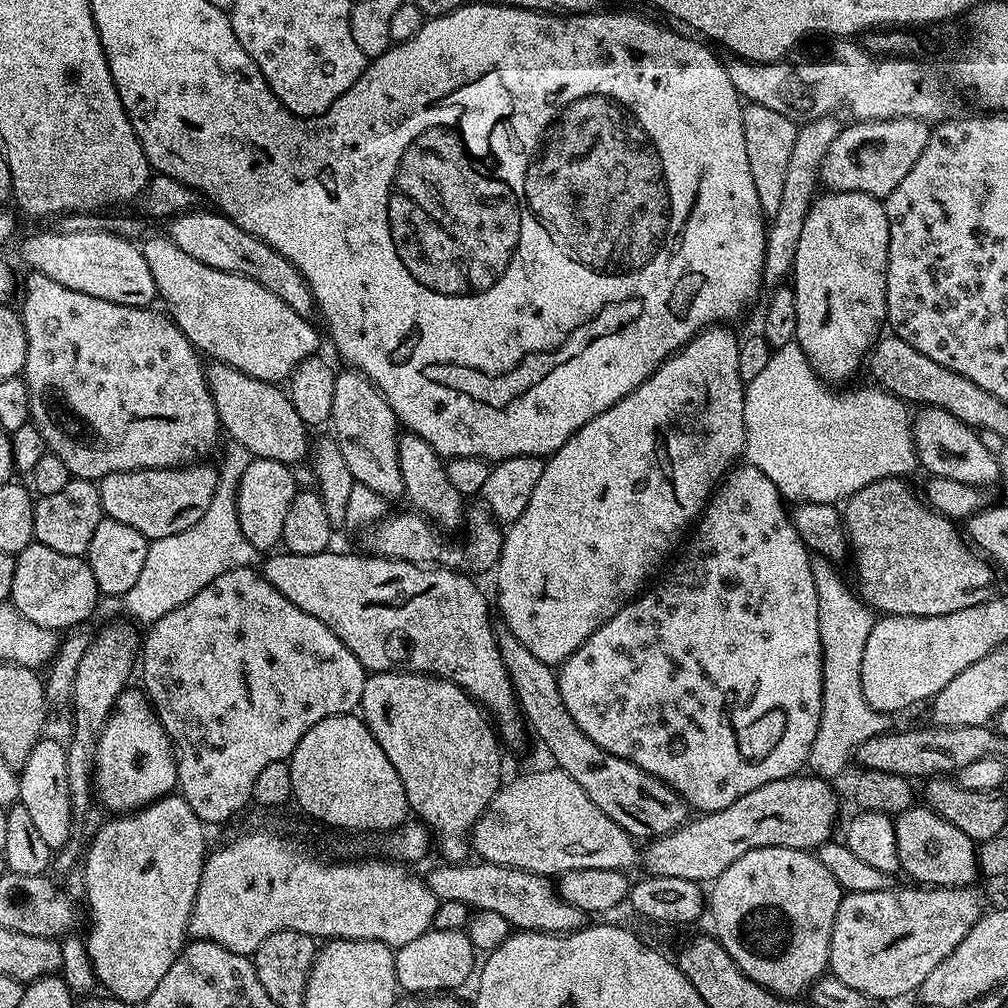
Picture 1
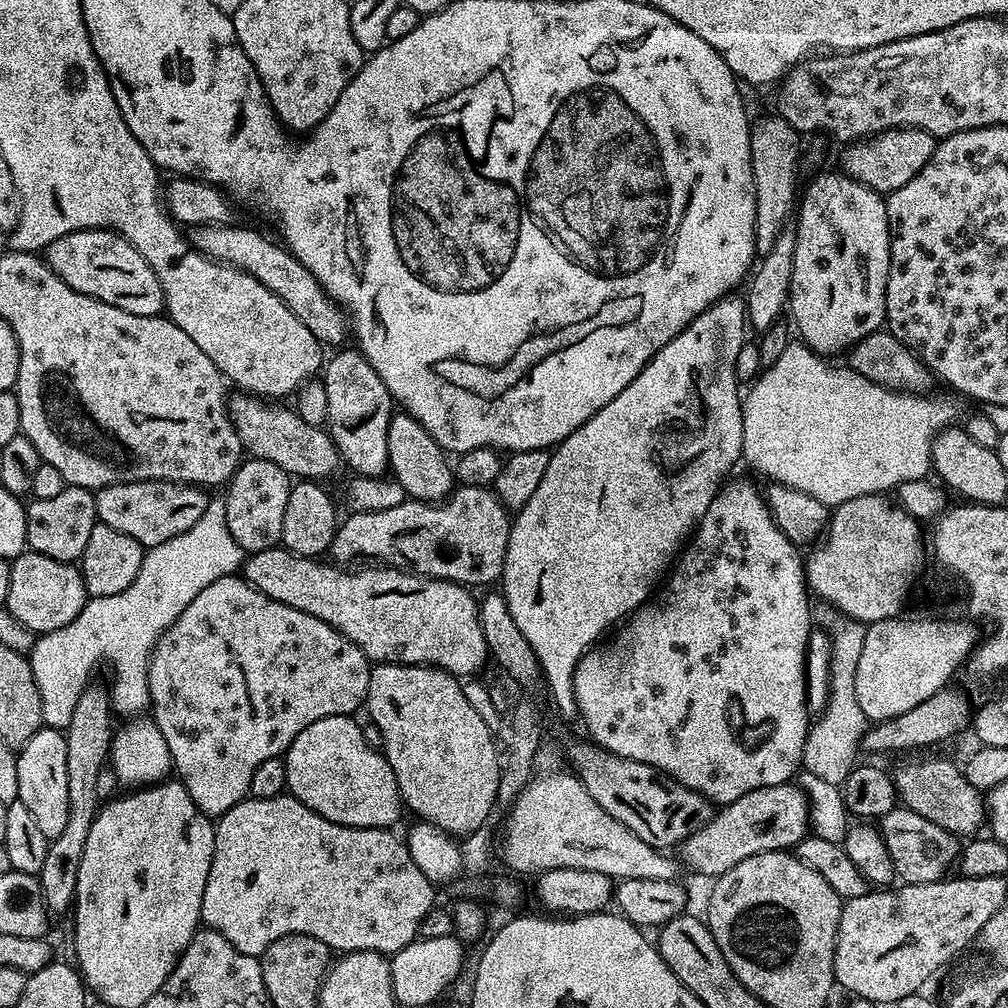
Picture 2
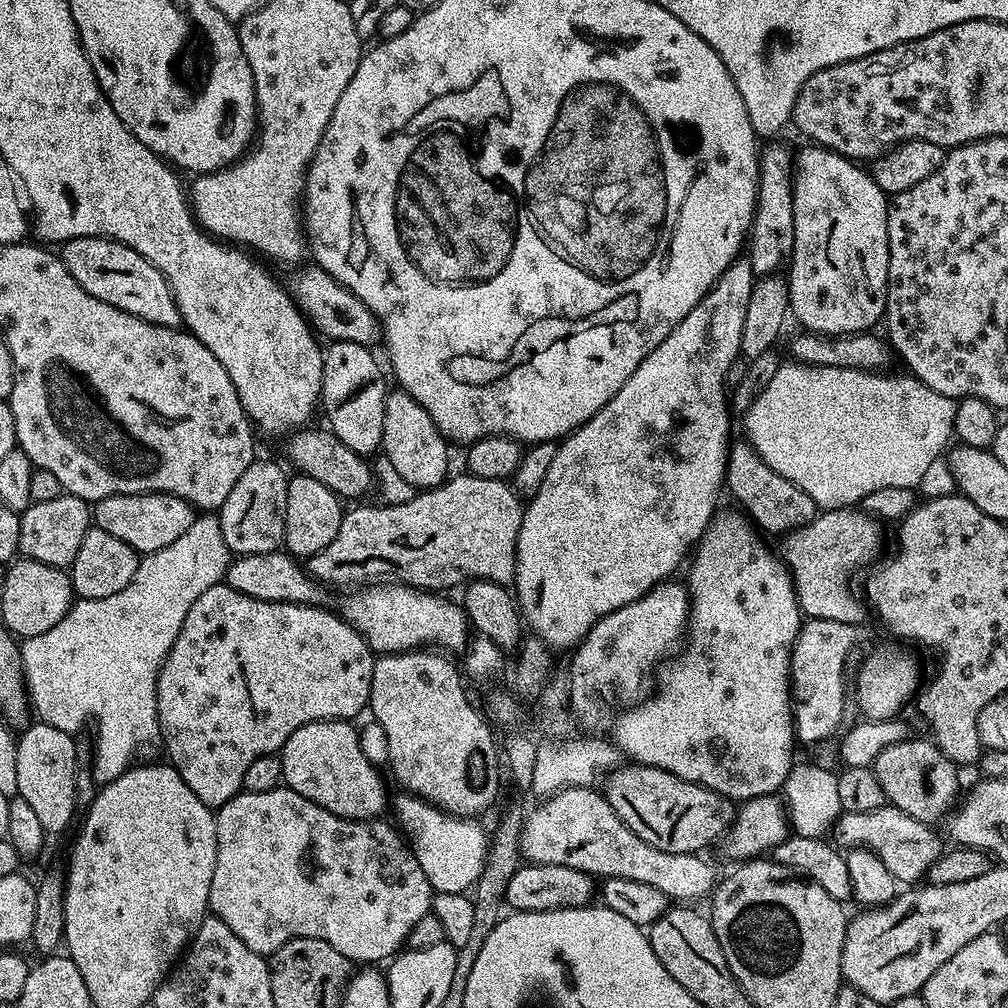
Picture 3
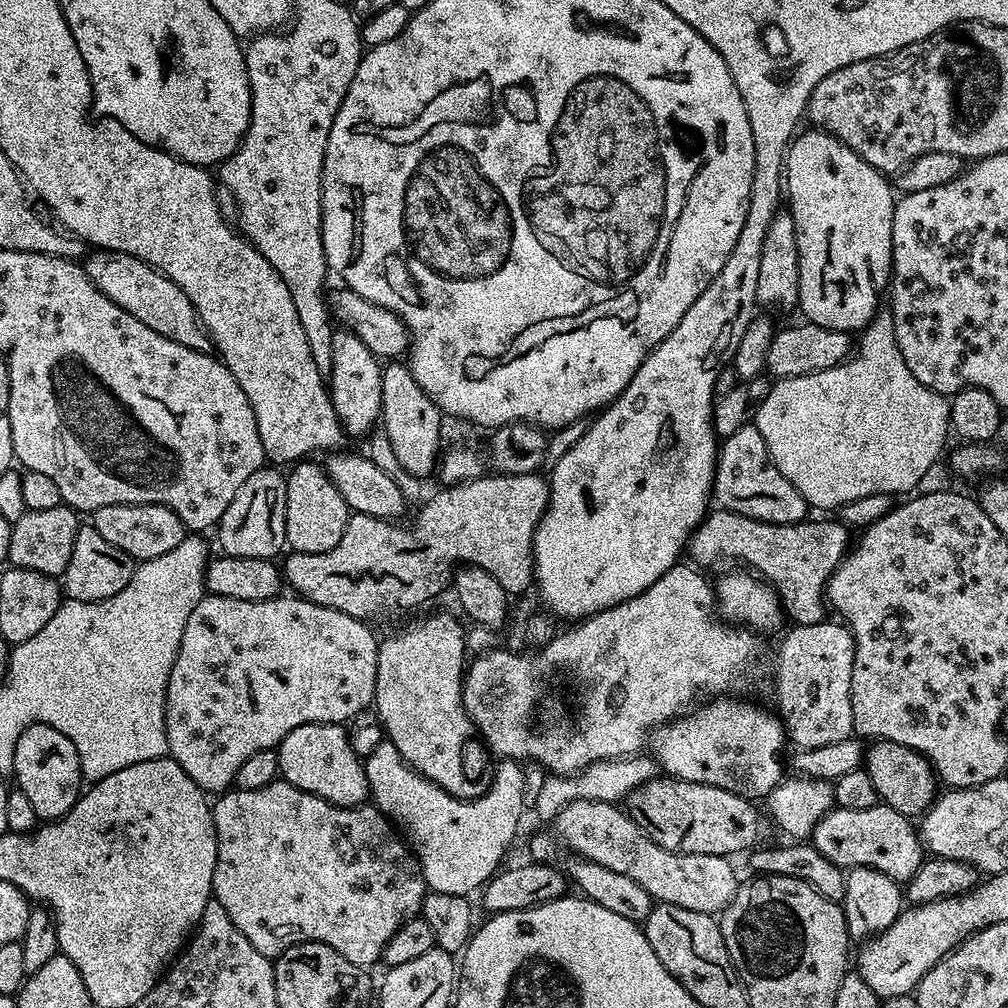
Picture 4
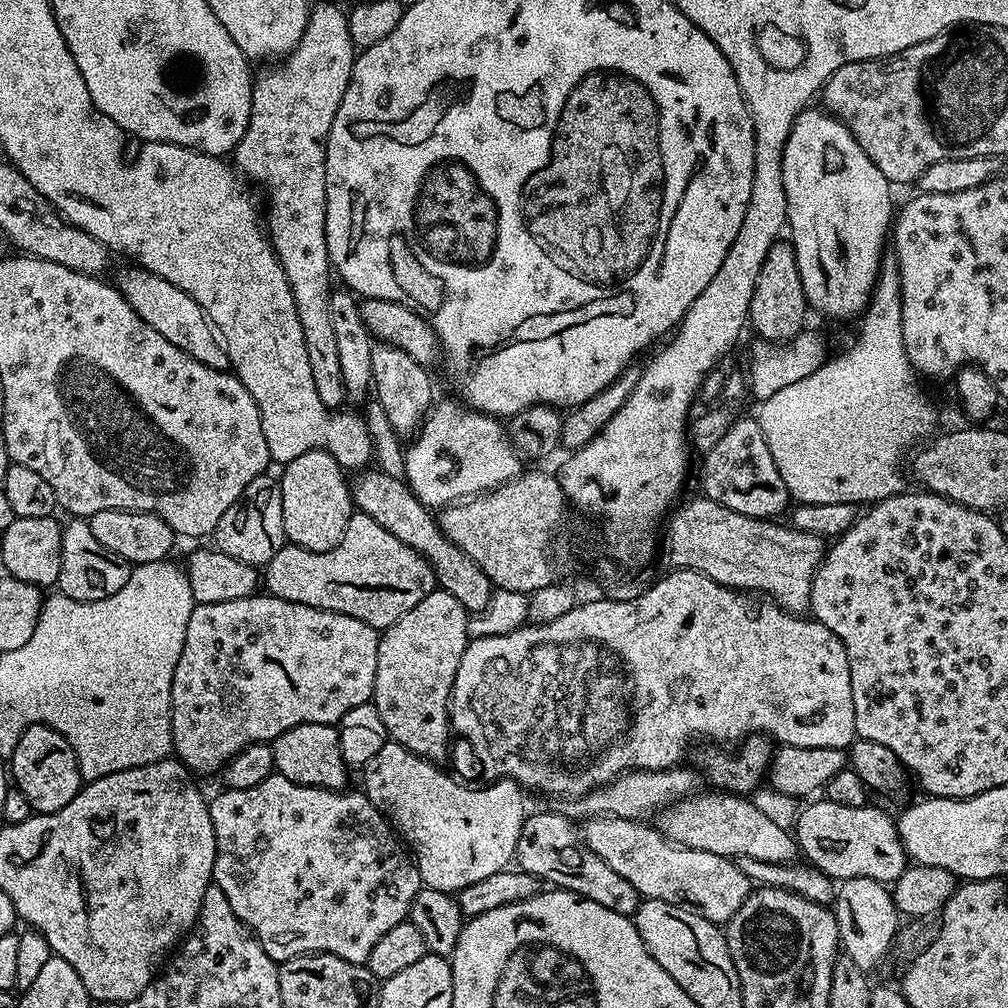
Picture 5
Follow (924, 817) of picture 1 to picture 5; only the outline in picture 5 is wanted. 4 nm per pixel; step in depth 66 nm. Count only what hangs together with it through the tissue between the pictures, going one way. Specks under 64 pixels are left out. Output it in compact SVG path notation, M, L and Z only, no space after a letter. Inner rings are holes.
M816 798L799 809L794 835L803 859L839 882L850 878L874 878L891 885L905 868L910 857L900 841L896 820L873 806L838 806L826 798Z

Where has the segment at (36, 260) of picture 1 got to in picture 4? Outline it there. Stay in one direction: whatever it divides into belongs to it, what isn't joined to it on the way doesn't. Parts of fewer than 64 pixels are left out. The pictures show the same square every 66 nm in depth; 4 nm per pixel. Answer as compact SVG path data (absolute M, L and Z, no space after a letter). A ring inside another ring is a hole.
M92 250L87 253L82 267L88 276L88 281L98 290L102 290L102 294L106 294L110 302L134 314L134 318L138 318L138 322L142 322L145 326L150 326L150 330L158 330L162 338L182 342L182 346L190 346L190 350L207 353L213 351L212 340L208 336L208 331L200 323L190 298L186 298L186 294L182 294L177 284L170 282L170 278L166 278L146 261L125 252Z

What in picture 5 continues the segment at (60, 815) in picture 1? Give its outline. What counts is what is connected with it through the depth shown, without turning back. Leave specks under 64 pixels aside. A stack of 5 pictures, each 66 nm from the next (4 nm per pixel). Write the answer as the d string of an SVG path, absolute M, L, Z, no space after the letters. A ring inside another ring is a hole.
M31 724L29 728L24 729L16 743L14 754L10 757L10 776L15 787L20 788L22 794L26 794L33 813L36 814L62 810L62 806L66 806L70 798L74 798L74 794L78 794L82 787L80 767L72 749L71 739L62 732L55 732L48 724Z

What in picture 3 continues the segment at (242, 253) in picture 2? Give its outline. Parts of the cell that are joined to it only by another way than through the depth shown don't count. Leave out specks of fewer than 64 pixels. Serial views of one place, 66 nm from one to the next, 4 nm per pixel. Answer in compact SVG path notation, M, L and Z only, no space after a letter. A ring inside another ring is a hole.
M319 265L309 266L311 267L293 271L296 273L286 280L288 295L303 312L304 319L325 341L341 340L369 346L376 346L376 343L379 345L382 340L380 322L366 306L366 302L362 302L362 298L358 298L346 286L339 284L330 274L326 274L326 270L322 270Z

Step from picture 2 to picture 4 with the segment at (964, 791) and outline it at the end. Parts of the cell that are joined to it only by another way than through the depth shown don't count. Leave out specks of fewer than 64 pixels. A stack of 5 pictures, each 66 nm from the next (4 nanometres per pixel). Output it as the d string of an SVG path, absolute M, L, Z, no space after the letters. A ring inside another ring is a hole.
M877 739L871 744L865 749L864 769L874 783L877 797L903 816L916 818L923 815L938 795L938 778L932 765L919 752L901 743Z

